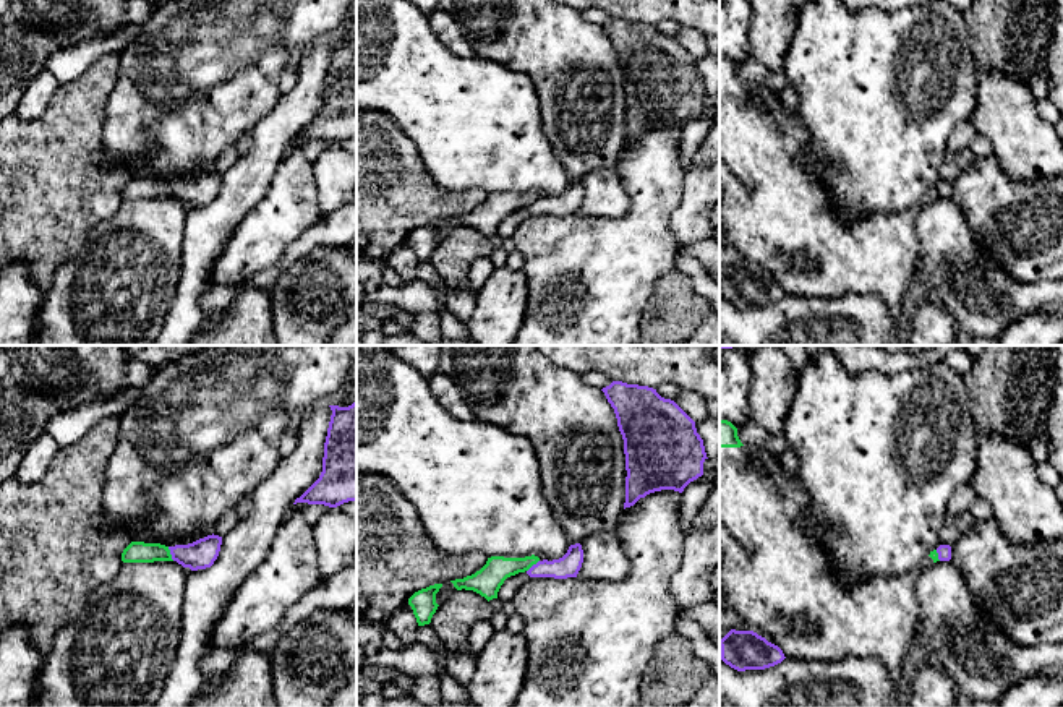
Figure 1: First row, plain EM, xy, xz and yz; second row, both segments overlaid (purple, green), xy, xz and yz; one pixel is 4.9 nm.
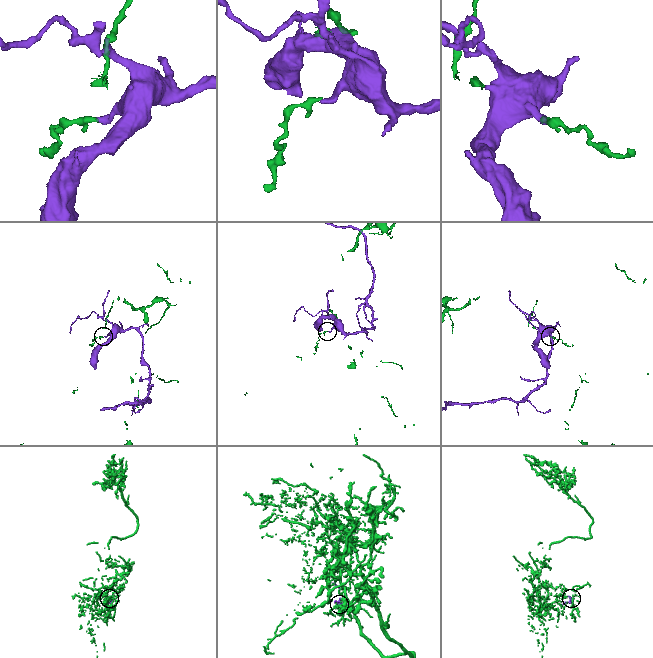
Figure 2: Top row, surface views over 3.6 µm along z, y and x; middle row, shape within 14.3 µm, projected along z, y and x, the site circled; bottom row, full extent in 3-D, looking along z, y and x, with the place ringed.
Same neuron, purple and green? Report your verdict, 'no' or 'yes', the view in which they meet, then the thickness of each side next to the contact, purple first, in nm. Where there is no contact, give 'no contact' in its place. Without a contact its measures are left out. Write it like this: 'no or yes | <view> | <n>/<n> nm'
no | xy | 140/110 nm

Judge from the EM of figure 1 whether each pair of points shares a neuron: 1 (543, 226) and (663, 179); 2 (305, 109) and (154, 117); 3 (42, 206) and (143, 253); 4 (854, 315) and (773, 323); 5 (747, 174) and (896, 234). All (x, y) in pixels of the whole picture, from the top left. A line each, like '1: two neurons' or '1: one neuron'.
1: one neuron
2: two neurons
3: two neurons
4: one neuron
5: one neuron

